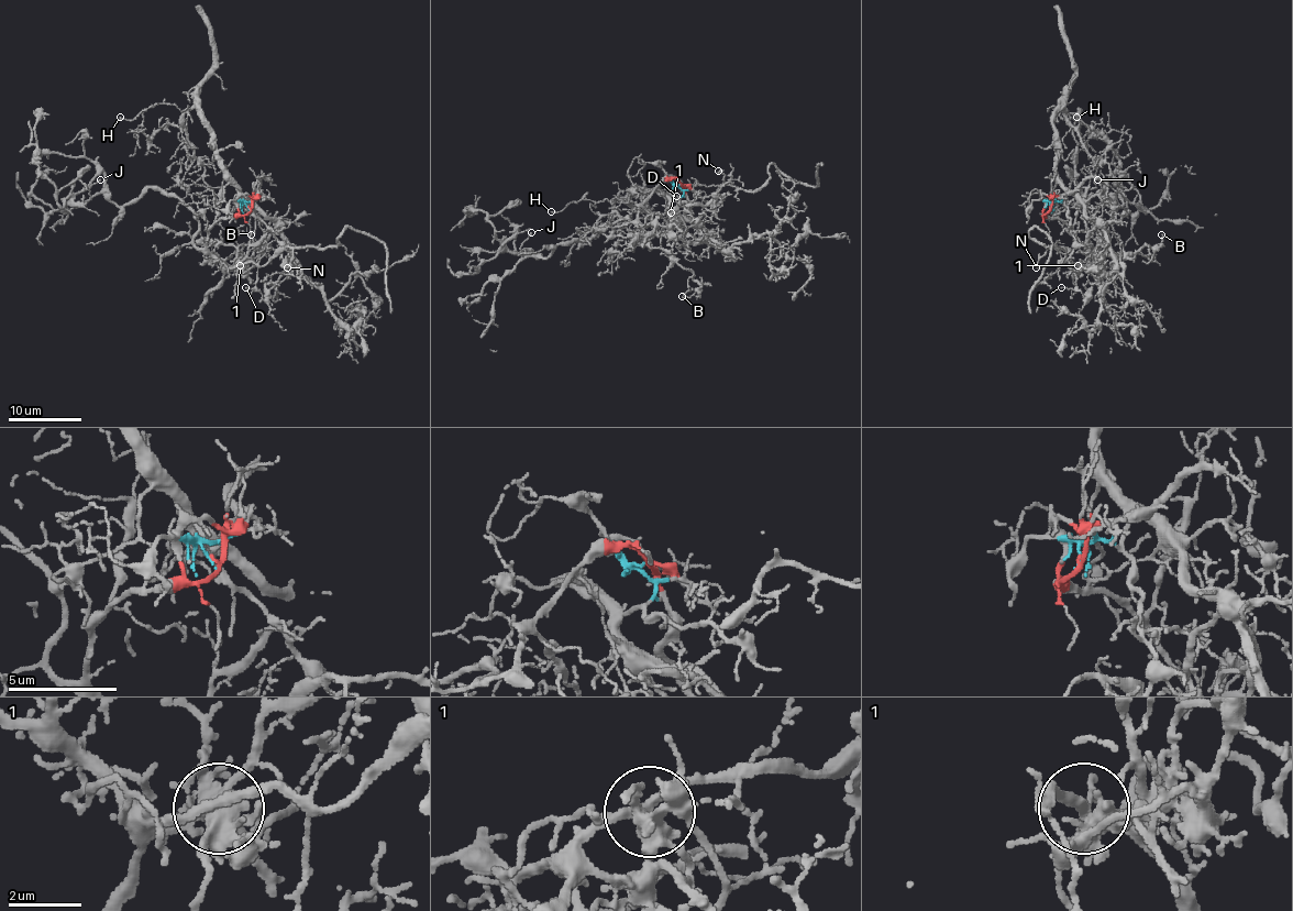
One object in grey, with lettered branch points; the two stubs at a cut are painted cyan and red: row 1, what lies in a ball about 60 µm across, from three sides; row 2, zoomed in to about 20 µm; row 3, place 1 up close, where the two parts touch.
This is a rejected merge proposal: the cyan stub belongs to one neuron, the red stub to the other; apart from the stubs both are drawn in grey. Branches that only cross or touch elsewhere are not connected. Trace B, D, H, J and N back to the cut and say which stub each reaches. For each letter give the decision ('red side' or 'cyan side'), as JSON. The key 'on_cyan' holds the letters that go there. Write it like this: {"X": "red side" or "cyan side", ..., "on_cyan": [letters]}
{"B": "cyan side", "D": "red side", "H": "cyan side", "J": "red side", "N": "red side", "on_cyan": ["B", "H"]}

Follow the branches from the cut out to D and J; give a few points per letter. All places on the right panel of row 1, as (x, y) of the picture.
D: (1049, 209), (1045, 216), (1058, 216), (1089, 253), (1089, 262), (1083, 267), (1072, 262), (1076, 286), (1061, 287)
J: (1049, 209), (1045, 216), (1058, 216), (1087, 248), (1087, 201), (1104, 187), (1113, 206), (1122, 196), (1098, 179)

